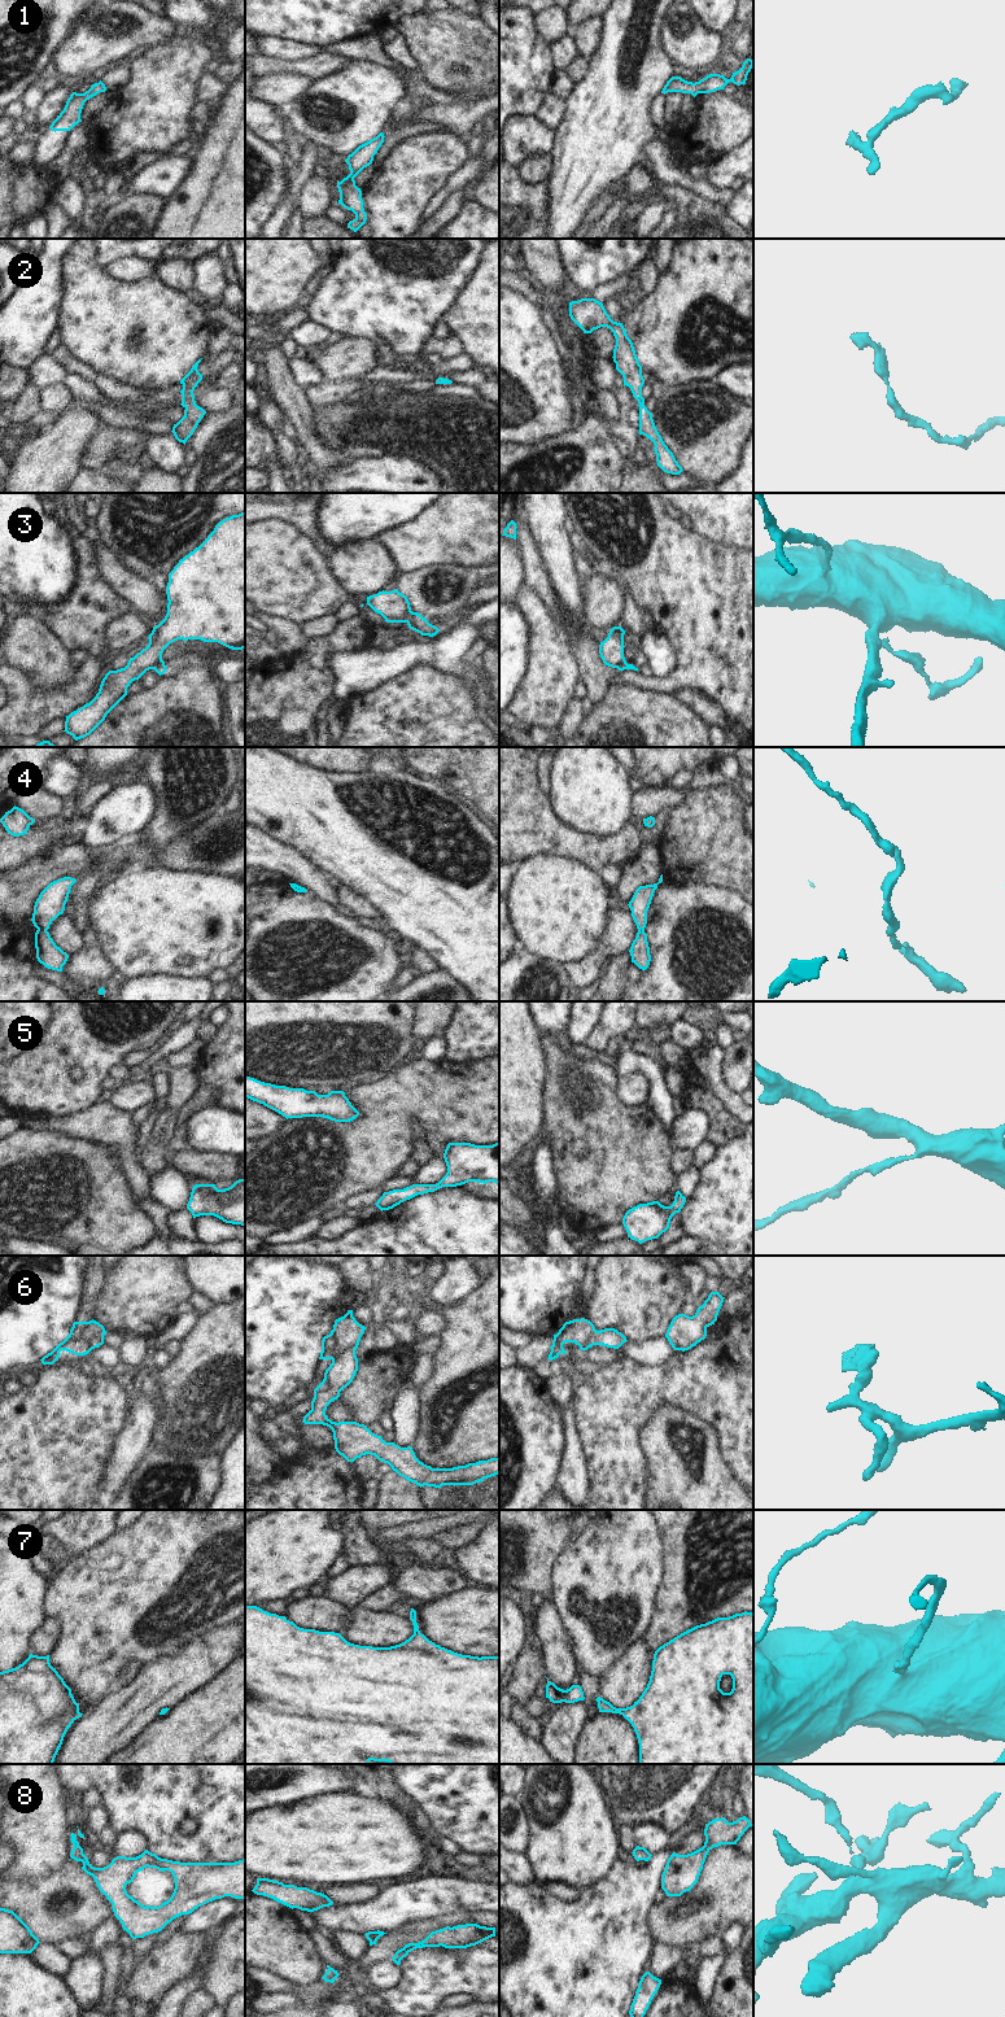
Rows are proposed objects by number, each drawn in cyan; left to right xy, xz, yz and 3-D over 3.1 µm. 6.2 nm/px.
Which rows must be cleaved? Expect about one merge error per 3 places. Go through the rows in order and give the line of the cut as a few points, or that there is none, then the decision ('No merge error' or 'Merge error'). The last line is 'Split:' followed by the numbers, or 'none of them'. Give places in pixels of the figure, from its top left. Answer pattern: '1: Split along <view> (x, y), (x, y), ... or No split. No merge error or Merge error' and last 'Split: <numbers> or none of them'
1: No split. No merge error
2: No split. No merge error
3: Split along xz (410, 610), (406, 621). Merge error
4: No split. No merge error
5: No split. No merge error
6: Split along xz (354, 1348), (348, 1348), (332, 1360). Merge error
7: No split. No merge error
8: No split. No merge error
Split: 3, 6.

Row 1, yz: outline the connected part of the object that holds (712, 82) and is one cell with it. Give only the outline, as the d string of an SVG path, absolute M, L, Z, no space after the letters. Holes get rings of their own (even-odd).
M747 58L743 62L742 67L738 71L733 73L730 79L726 79L720 74L709 74L699 82L692 83L682 79L681 77L672 77L664 86L661 93L665 95L668 92L682 92L691 93L695 97L698 93L709 93L717 90L724 90L724 87L729 82L733 82L737 86L746 84L747 75L752 67L753 61L751 58Z

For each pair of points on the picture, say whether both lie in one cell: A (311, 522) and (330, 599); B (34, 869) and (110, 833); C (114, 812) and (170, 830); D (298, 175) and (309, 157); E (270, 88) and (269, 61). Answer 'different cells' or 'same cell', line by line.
A: different cells
B: different cells
C: different cells
D: same cell
E: different cells

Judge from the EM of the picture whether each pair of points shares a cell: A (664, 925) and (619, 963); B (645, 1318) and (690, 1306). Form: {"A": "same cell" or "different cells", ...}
{"A": "different cells", "B": "different cells"}

